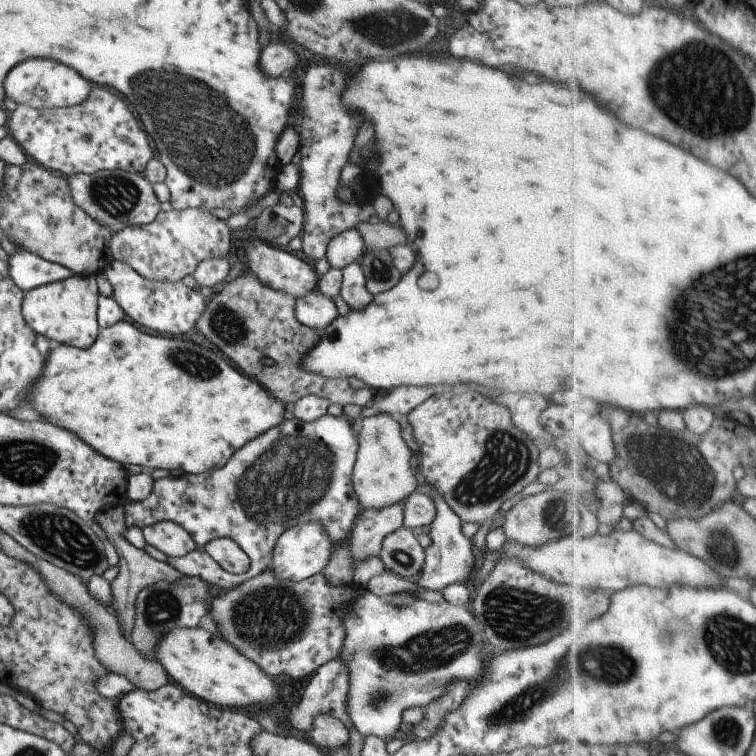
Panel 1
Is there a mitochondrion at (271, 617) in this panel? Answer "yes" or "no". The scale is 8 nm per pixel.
yes

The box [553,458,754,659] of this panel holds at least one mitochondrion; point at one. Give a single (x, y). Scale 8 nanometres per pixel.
(721, 546)

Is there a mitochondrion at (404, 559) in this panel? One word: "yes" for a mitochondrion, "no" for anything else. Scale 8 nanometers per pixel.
yes

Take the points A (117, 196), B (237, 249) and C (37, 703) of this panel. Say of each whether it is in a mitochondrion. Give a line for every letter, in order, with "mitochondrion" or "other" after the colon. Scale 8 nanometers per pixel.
A: mitochondrion
B: other
C: other

